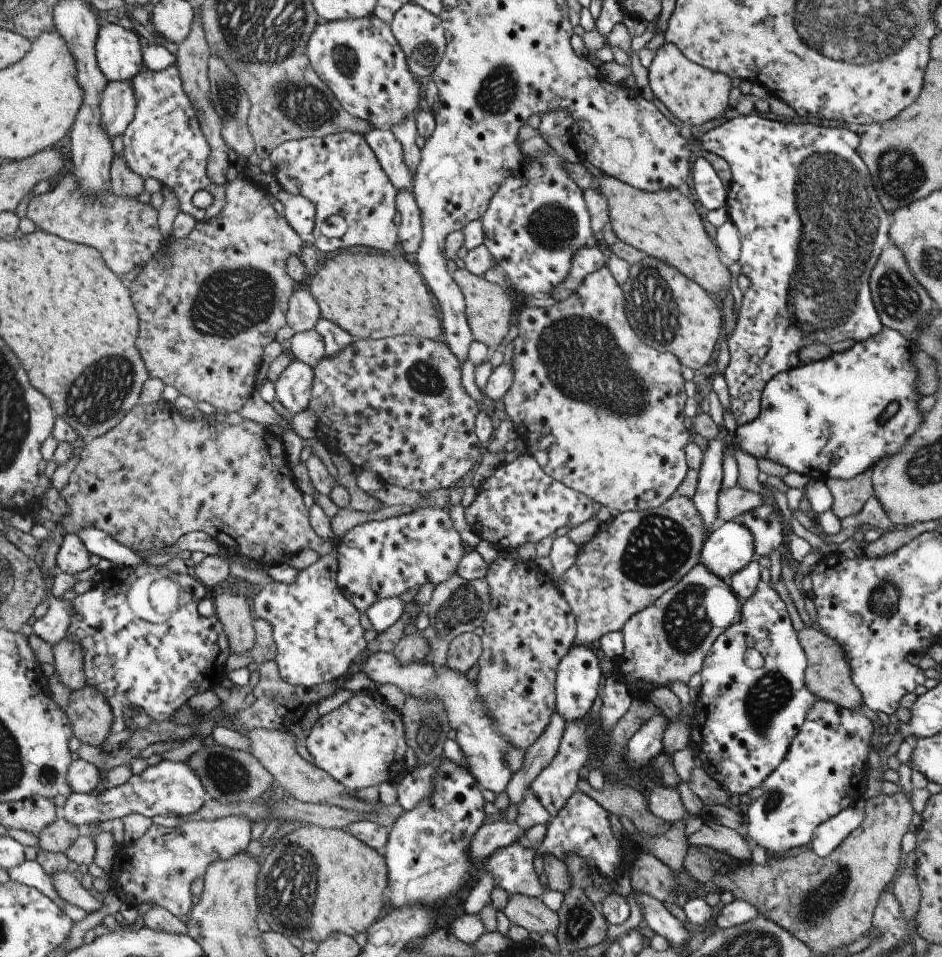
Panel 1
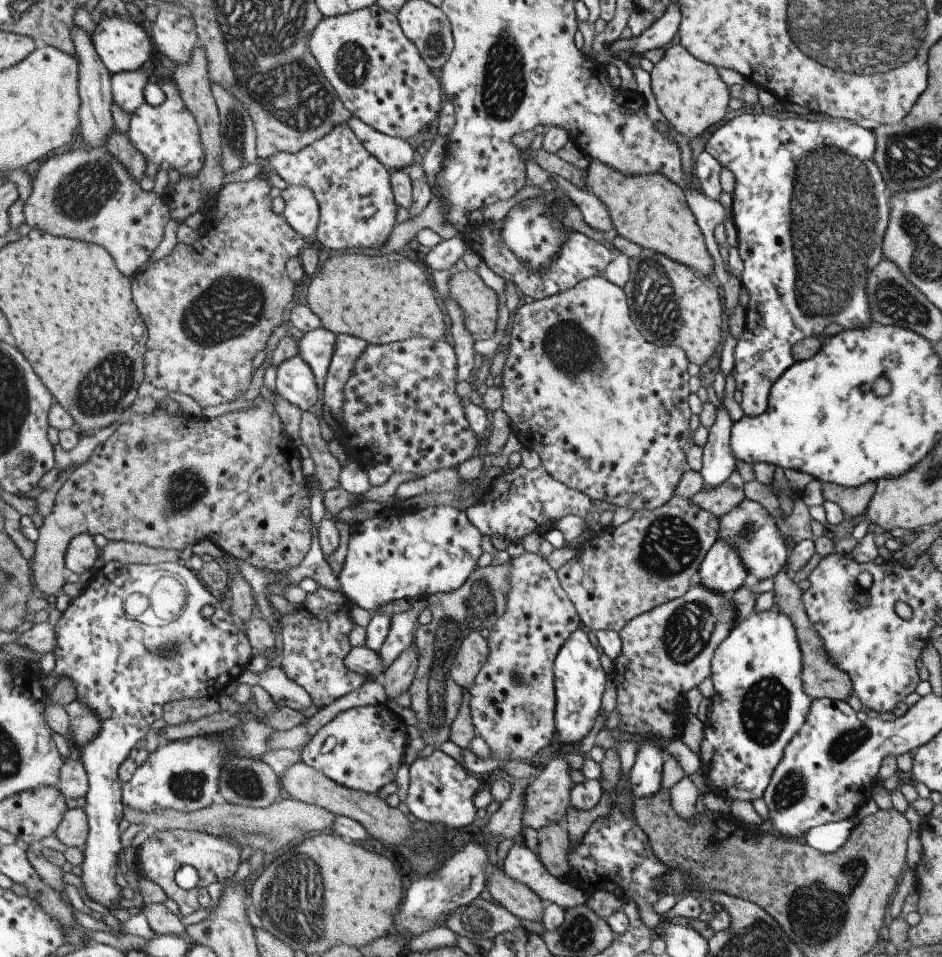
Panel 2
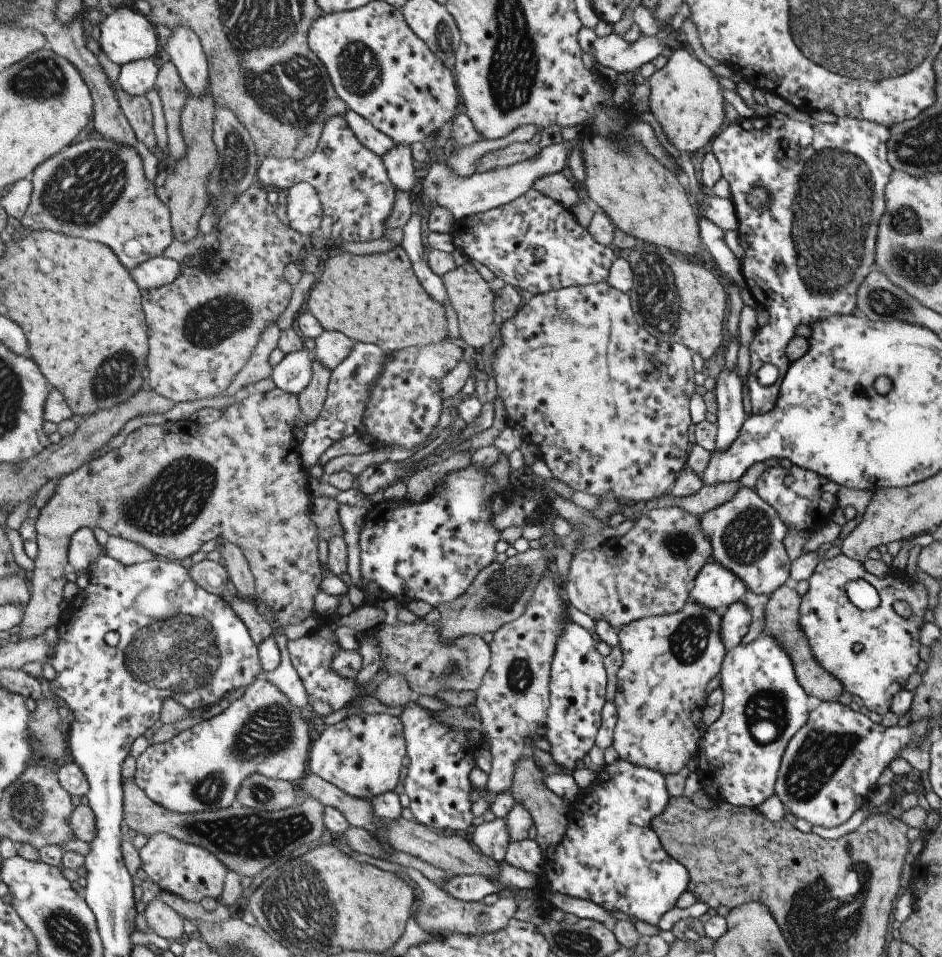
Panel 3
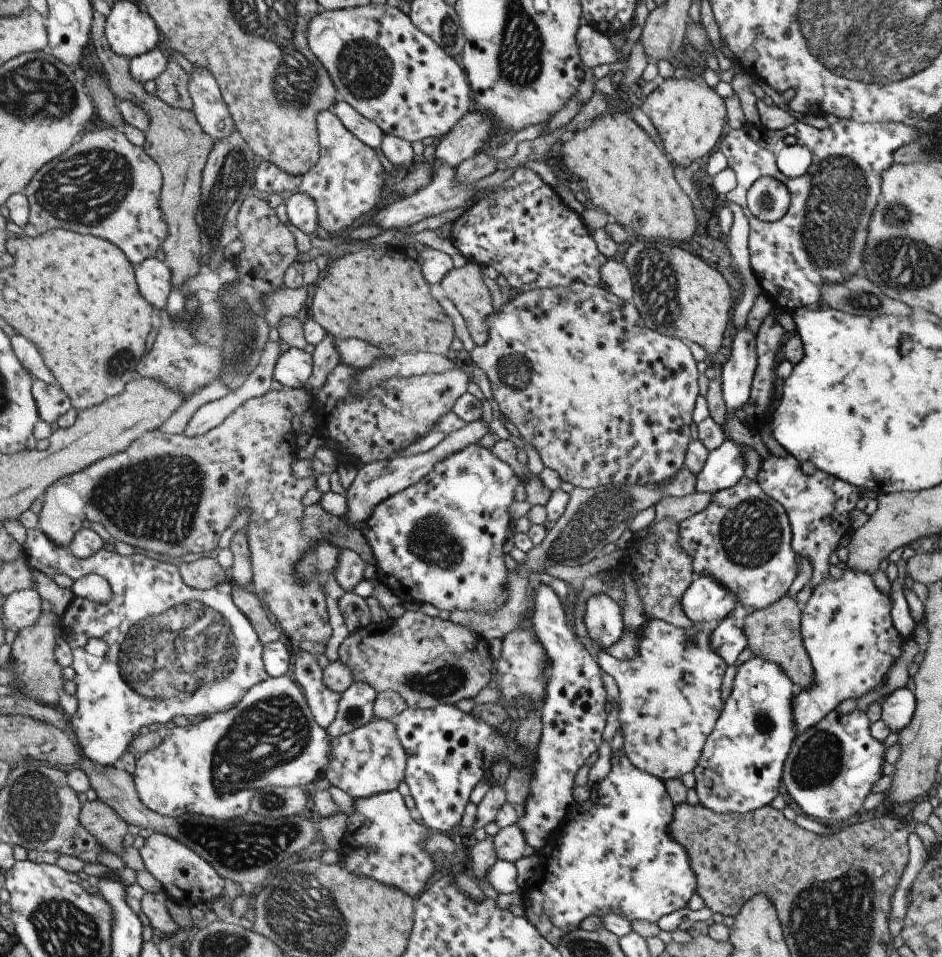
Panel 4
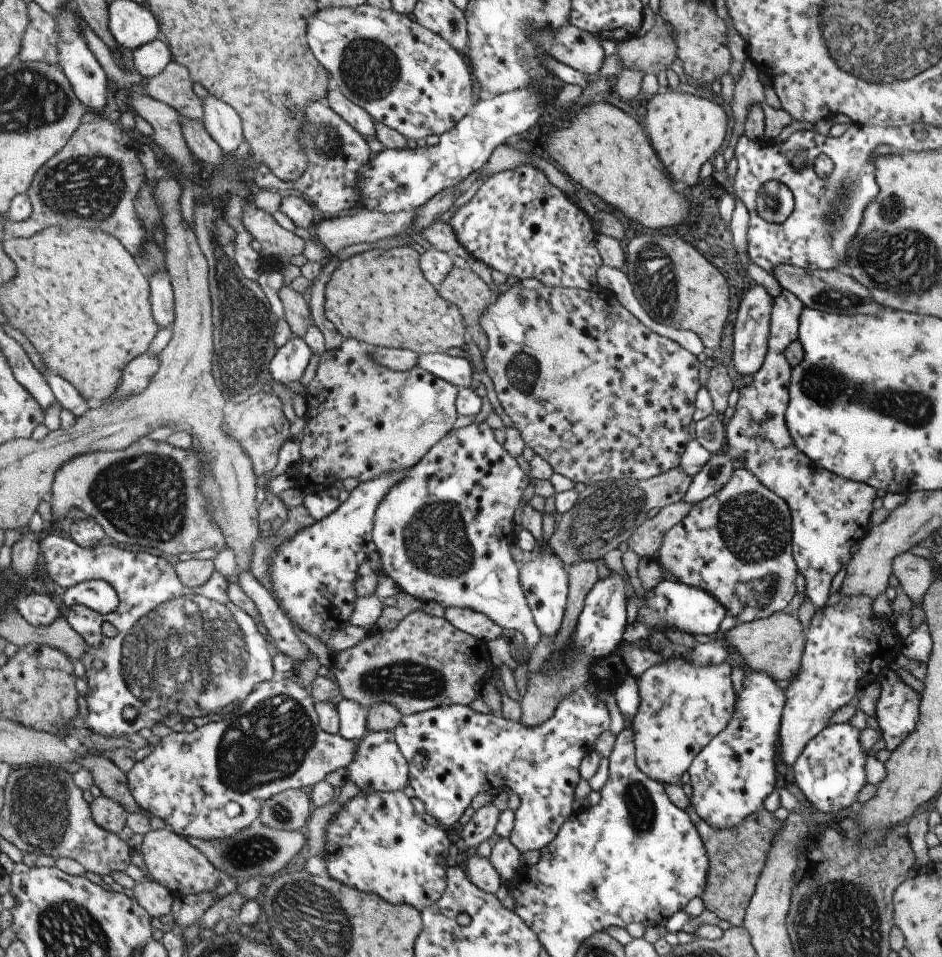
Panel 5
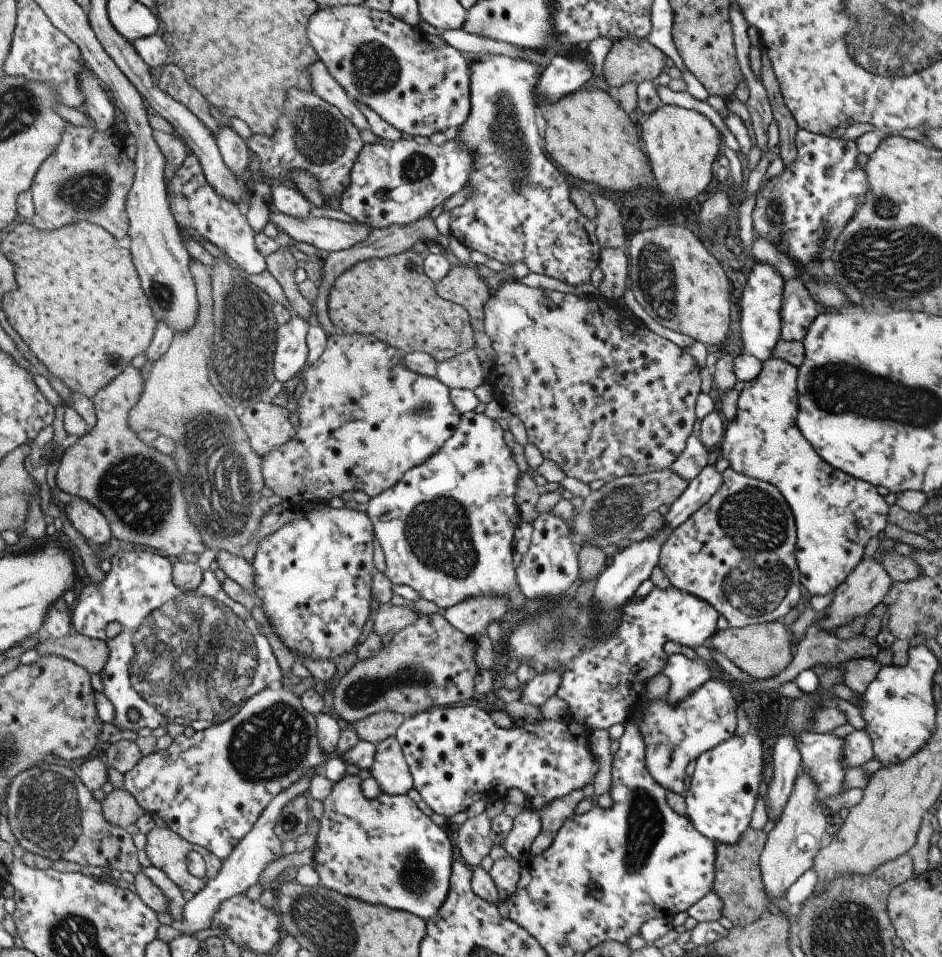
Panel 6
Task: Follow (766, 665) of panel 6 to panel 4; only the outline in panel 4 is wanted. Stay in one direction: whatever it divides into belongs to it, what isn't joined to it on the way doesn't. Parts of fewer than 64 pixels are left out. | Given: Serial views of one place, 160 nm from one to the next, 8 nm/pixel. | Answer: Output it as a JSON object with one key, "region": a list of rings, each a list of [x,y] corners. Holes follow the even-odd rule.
{"region":[[[786,594],[764,609],[747,612],[740,626],[746,638],[746,647],[752,656],[778,665],[781,672],[784,672],[799,690],[807,688],[813,676],[812,666],[800,635],[800,611],[796,601]]]}

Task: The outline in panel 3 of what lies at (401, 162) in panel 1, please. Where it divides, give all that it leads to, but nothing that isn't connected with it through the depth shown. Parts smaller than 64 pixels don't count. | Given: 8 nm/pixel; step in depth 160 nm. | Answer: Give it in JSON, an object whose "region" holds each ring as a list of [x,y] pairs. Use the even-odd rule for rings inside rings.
{"region":[[[347,109],[344,117],[345,120],[348,120],[349,126],[353,129],[353,132],[356,132],[359,140],[365,146],[373,149],[373,152],[382,156],[382,158],[386,152],[389,152],[391,148],[397,145],[393,137],[379,130],[370,120],[361,116],[357,111]]]}

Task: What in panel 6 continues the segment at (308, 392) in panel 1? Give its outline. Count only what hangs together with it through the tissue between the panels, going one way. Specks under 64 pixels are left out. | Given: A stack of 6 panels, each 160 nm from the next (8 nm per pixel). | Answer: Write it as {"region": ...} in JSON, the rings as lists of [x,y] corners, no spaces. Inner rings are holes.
{"region":[[[292,314],[291,318],[284,324],[279,325],[276,330],[276,353],[274,354],[274,373],[279,381],[295,378],[301,370],[306,369],[308,364],[308,332],[312,326],[305,317]]]}

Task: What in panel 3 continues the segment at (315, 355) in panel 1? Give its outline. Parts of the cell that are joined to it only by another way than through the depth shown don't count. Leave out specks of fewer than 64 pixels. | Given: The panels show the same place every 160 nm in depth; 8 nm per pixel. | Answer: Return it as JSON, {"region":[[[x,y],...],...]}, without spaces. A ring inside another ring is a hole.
{"region":[[[327,330],[320,337],[314,339],[314,342],[317,359],[331,370],[349,358],[357,344],[355,339],[341,331]]]}

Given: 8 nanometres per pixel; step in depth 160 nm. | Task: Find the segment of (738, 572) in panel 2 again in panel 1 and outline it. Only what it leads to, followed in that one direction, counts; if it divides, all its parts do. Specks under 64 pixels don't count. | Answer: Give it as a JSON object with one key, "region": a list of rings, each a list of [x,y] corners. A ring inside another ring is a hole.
{"region":[[[727,521],[719,529],[710,532],[706,536],[700,550],[700,556],[702,564],[705,565],[709,572],[712,572],[721,580],[729,578],[754,559],[751,533],[737,522]]]}

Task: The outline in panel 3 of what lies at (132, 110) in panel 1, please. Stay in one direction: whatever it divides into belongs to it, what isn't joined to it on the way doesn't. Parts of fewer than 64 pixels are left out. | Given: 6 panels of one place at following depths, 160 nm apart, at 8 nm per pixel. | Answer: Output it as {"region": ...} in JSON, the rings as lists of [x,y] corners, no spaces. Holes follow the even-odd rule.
{"region":[[[151,58],[121,66],[119,84],[132,95],[144,95],[156,86],[160,68]]]}

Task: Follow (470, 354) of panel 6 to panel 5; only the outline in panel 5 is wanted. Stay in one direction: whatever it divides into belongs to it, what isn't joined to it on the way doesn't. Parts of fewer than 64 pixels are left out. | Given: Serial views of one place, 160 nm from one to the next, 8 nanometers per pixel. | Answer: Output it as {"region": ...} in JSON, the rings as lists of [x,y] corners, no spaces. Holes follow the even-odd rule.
{"region":[[[425,353],[420,356],[418,366],[450,382],[457,388],[467,388],[471,384],[471,379],[476,376],[466,355],[453,357],[446,353]]]}

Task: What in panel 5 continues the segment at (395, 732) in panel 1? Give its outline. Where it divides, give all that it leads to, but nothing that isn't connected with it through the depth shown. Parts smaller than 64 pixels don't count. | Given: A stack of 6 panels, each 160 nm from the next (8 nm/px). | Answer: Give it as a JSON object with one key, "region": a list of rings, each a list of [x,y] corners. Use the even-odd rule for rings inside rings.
{"region":[[[394,731],[368,732],[359,742],[356,759],[346,772],[349,779],[355,781],[361,790],[370,785],[371,789],[377,792],[397,792],[410,785],[409,761],[401,752]]]}

